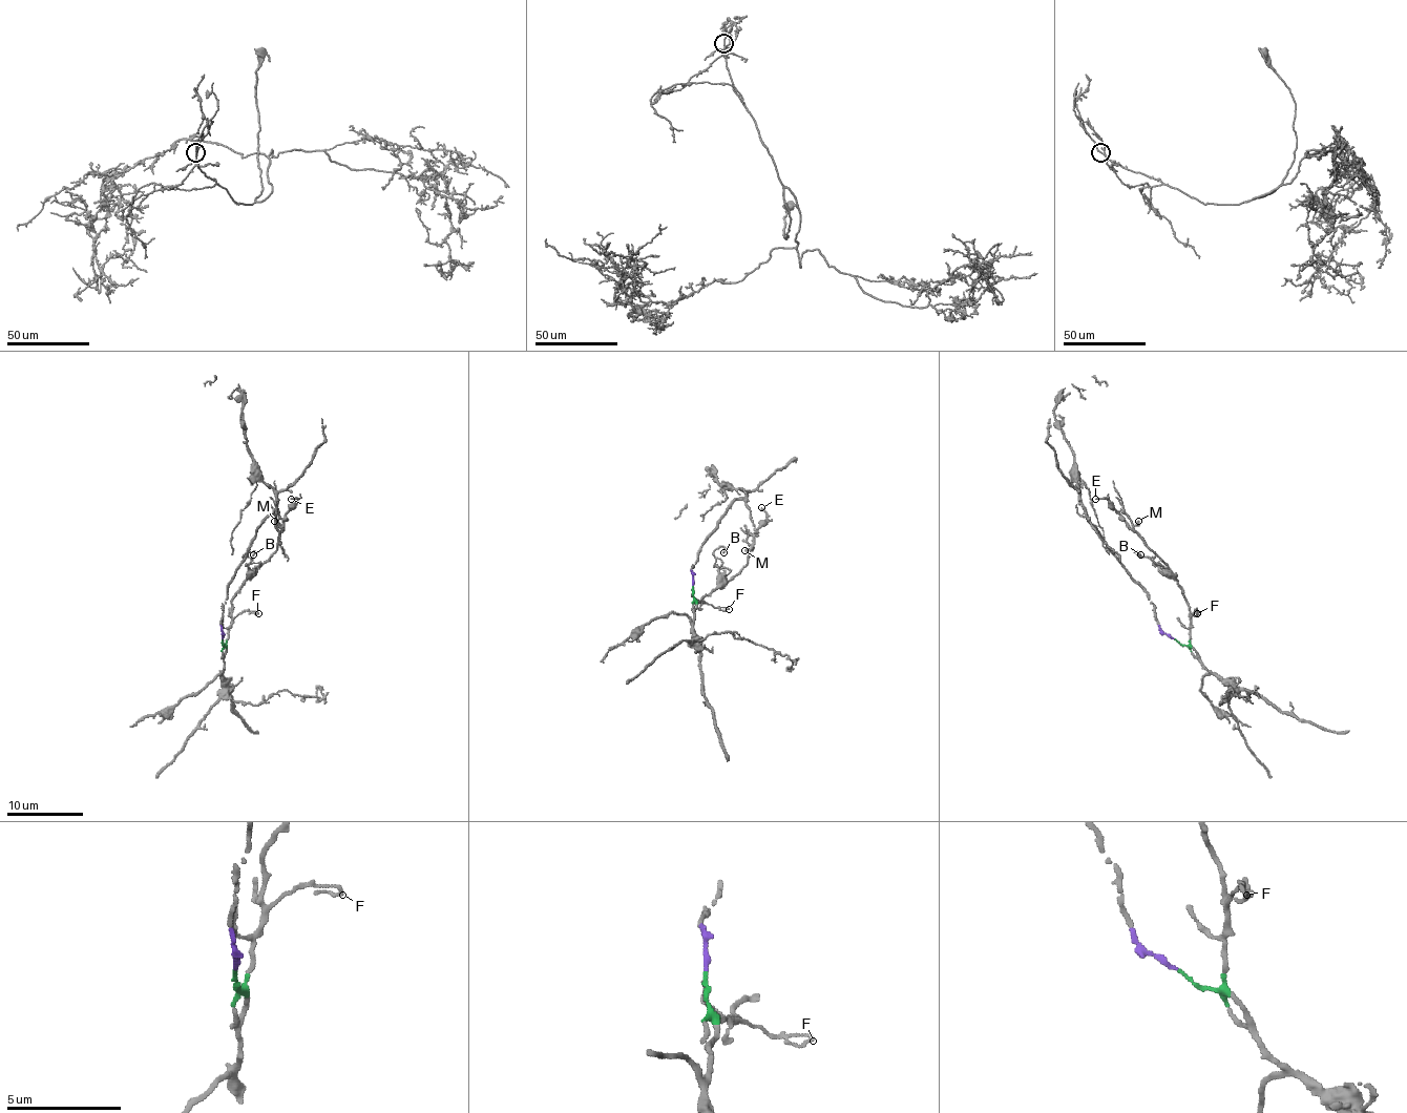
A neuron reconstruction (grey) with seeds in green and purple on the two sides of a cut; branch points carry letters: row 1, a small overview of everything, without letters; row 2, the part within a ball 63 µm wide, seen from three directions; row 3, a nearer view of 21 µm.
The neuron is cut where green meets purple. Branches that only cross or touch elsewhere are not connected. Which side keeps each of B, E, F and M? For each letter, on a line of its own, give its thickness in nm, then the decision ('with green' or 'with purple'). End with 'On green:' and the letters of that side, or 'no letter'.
B: calibre 140 nm; with green
E: calibre 140 nm; with green
F: calibre 160 nm; with green
M: calibre 240 nm; with green
On green: B, E, F, M

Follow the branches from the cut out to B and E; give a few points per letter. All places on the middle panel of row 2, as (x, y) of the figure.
B: (693, 586), (694, 601), (702, 601), (717, 586), (721, 561), (714, 551), (723, 547), (723, 553)
E: (693, 586), (693, 599), (700, 603), (747, 564), (752, 536), (765, 521), (761, 507)

